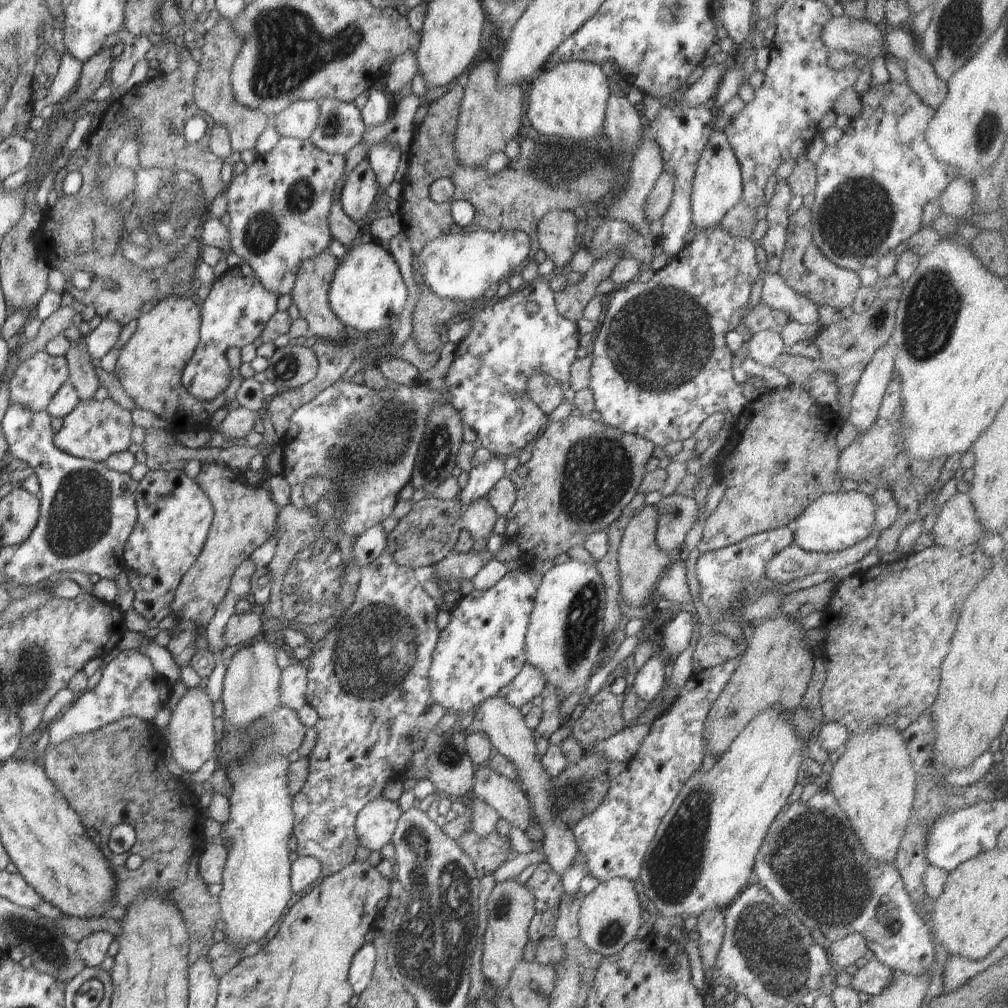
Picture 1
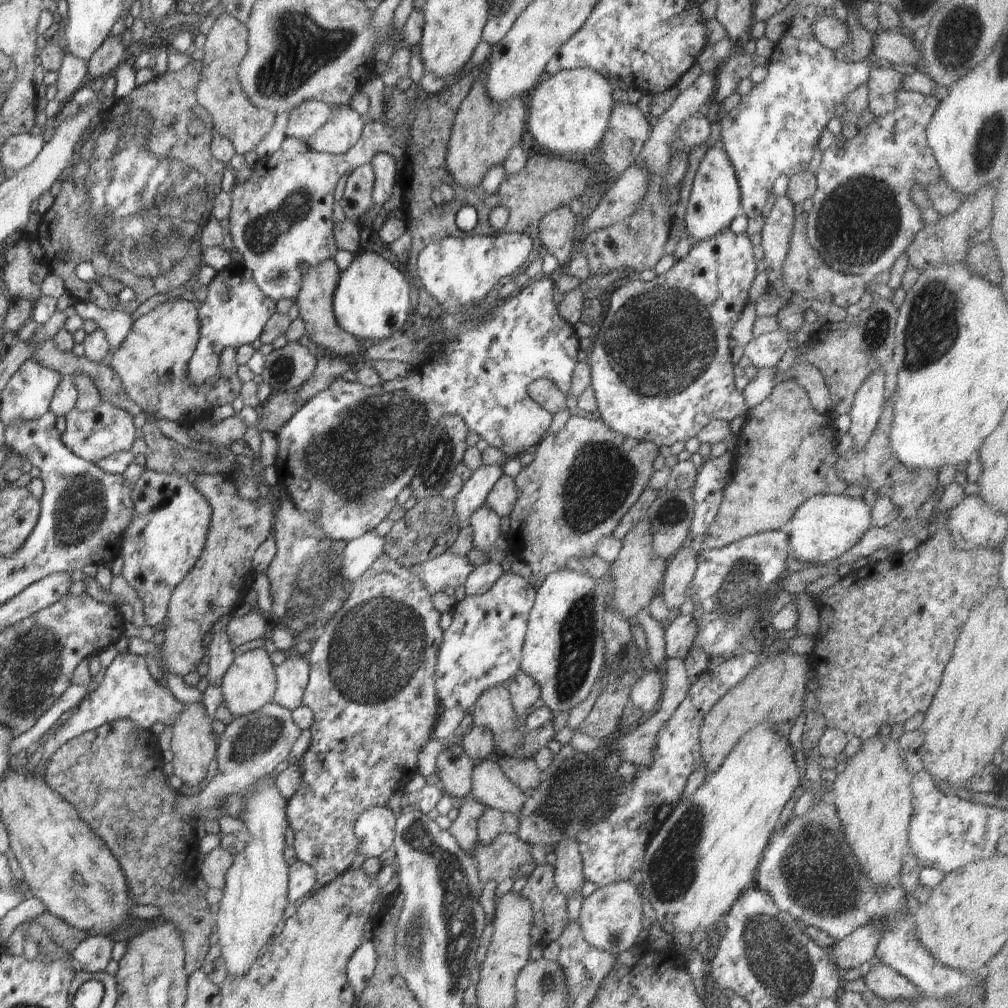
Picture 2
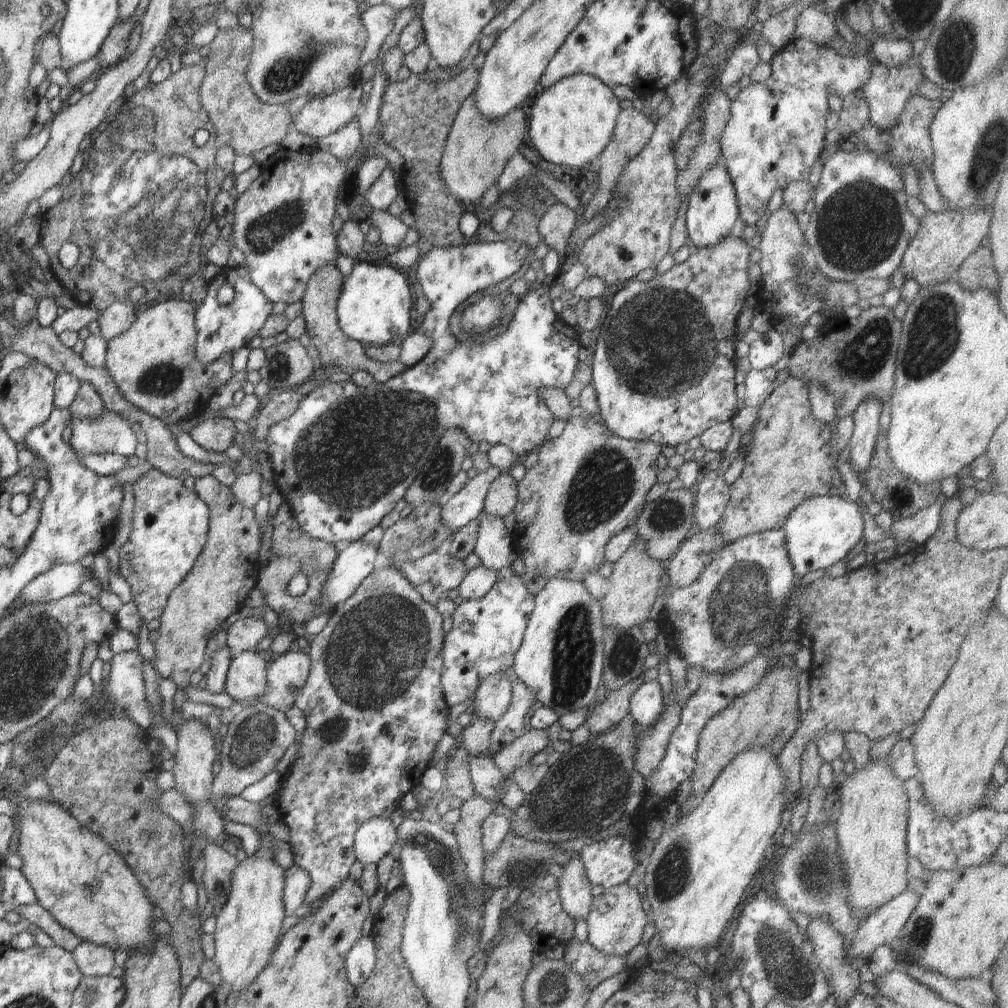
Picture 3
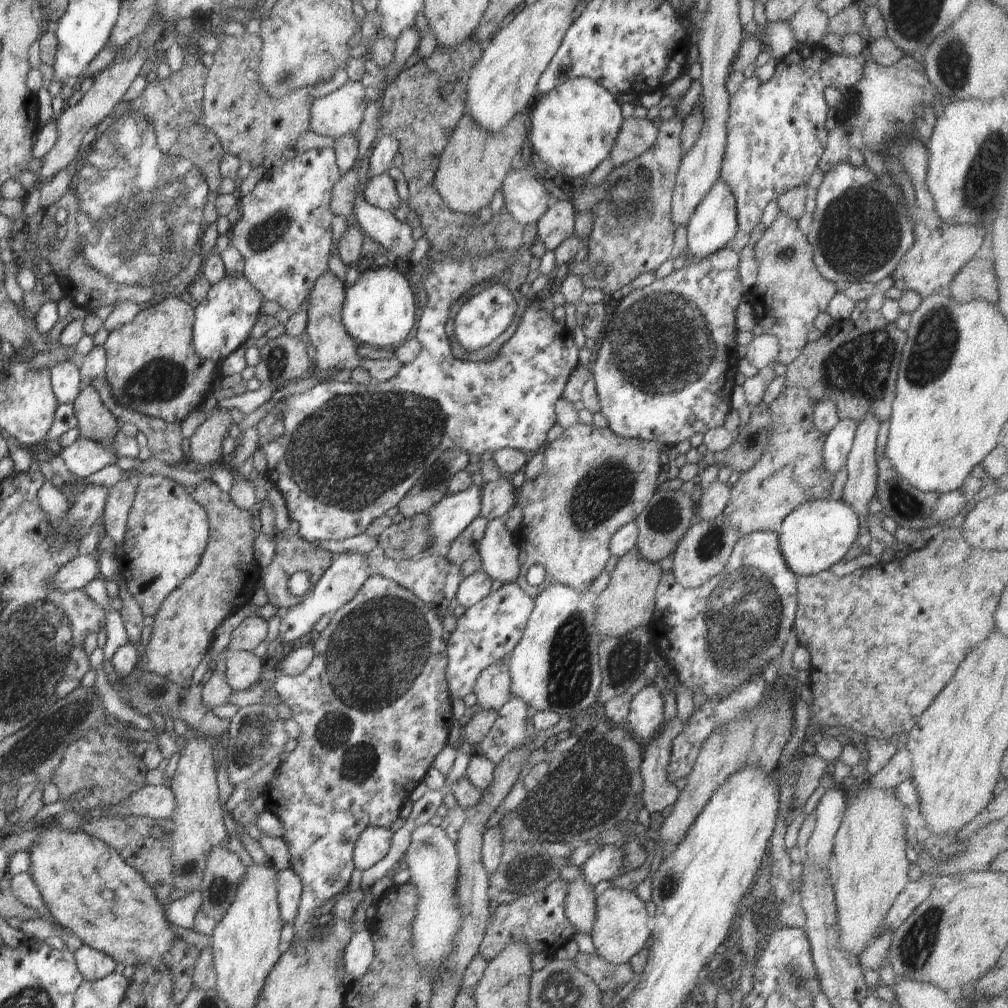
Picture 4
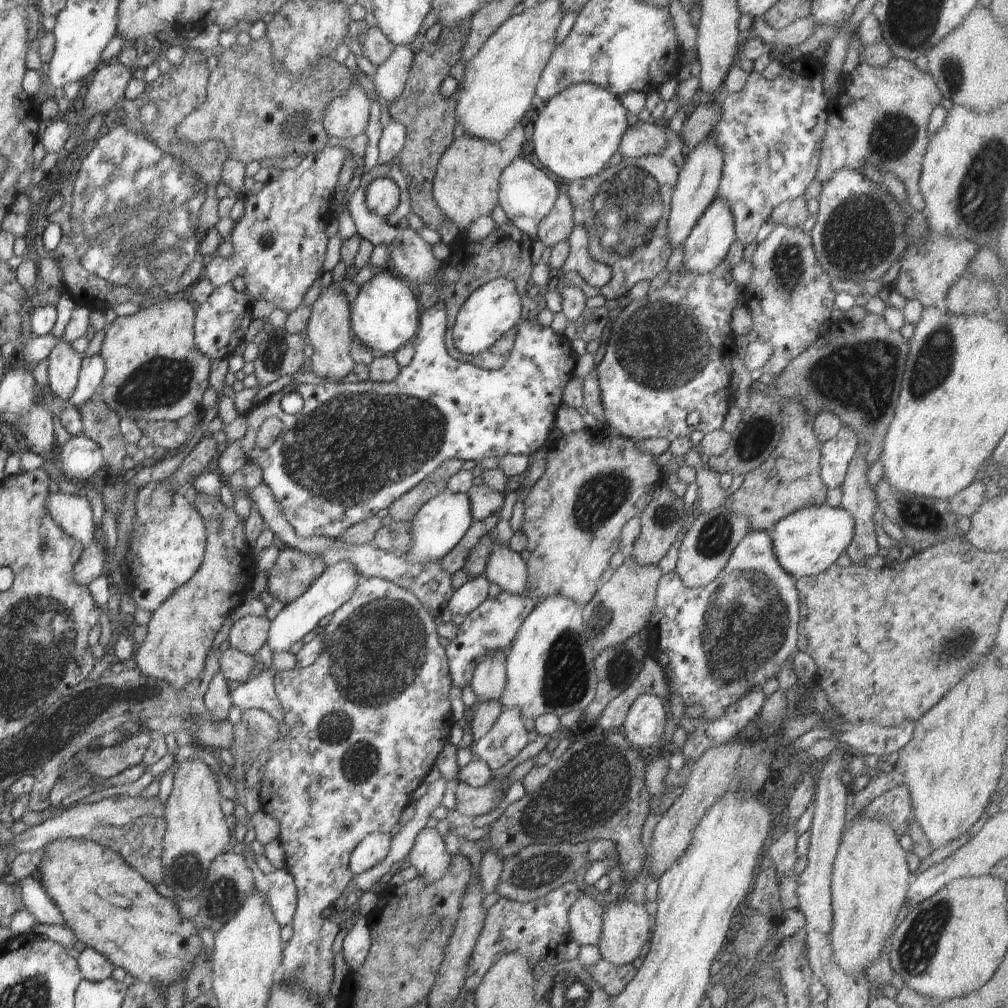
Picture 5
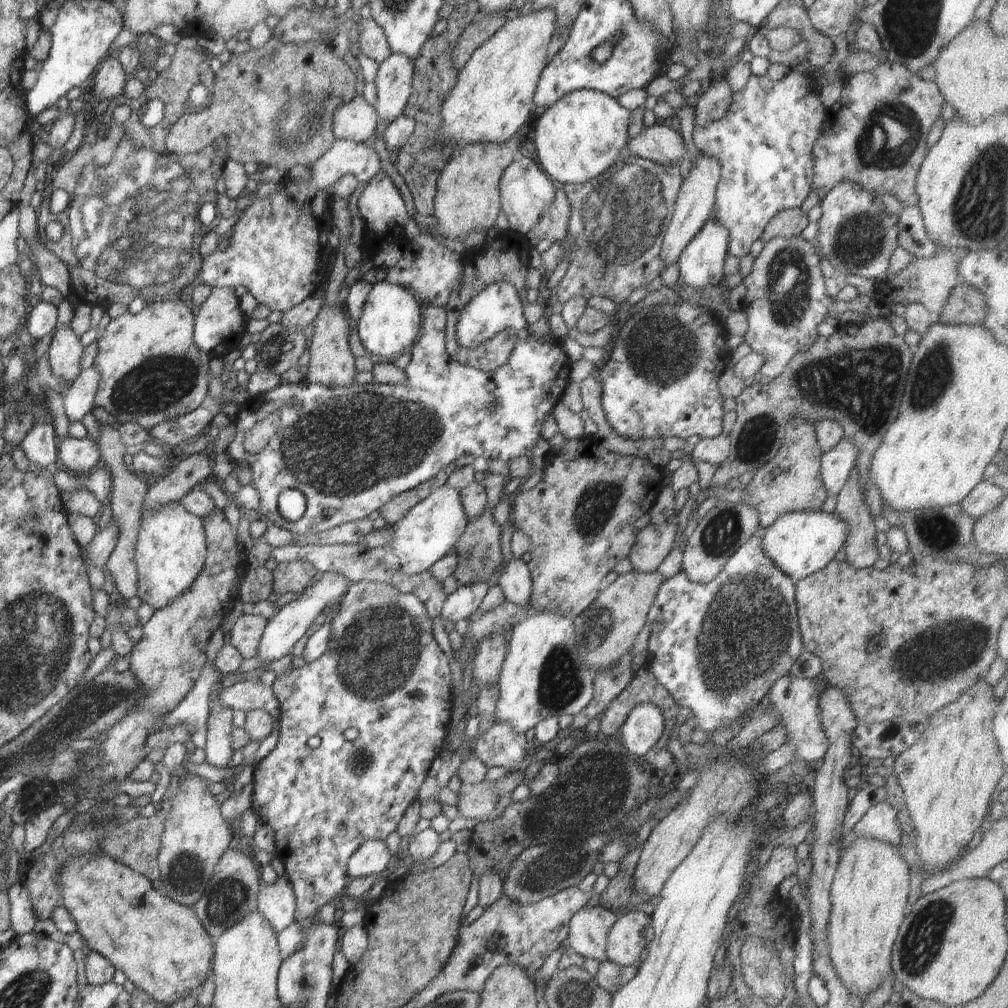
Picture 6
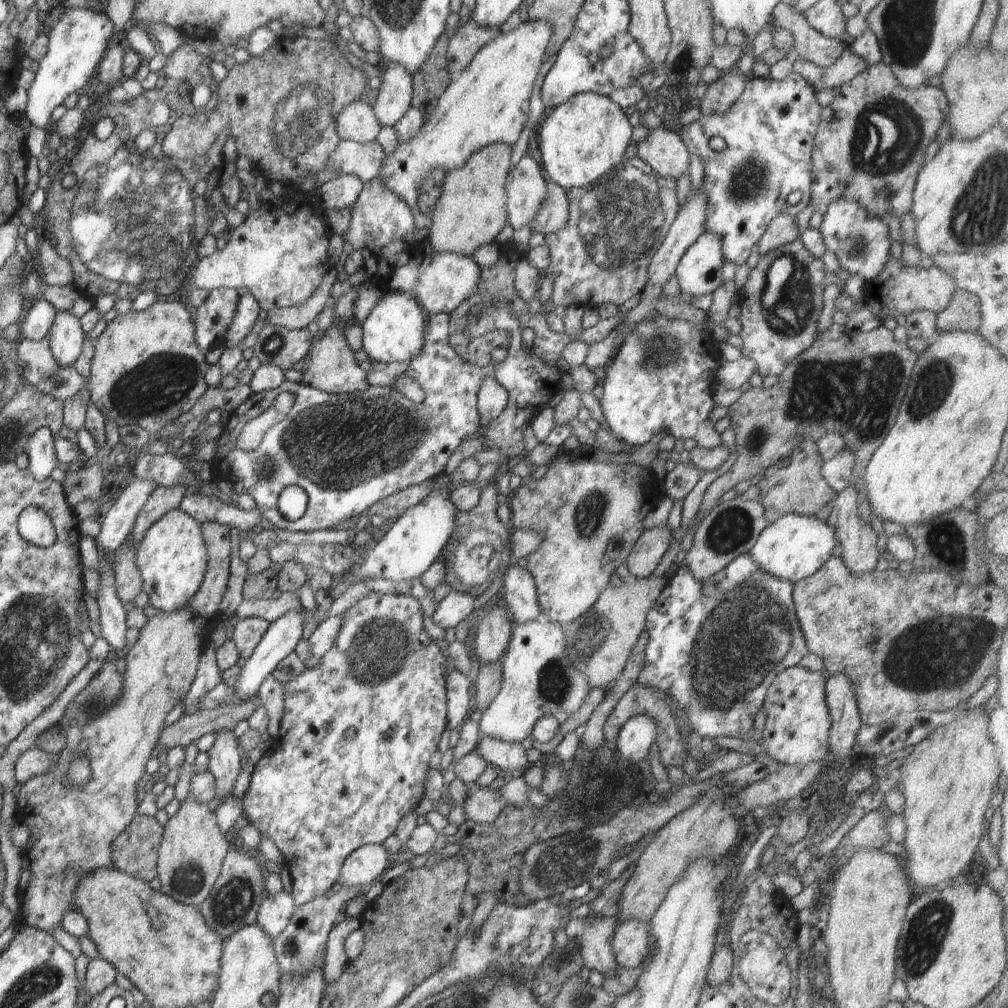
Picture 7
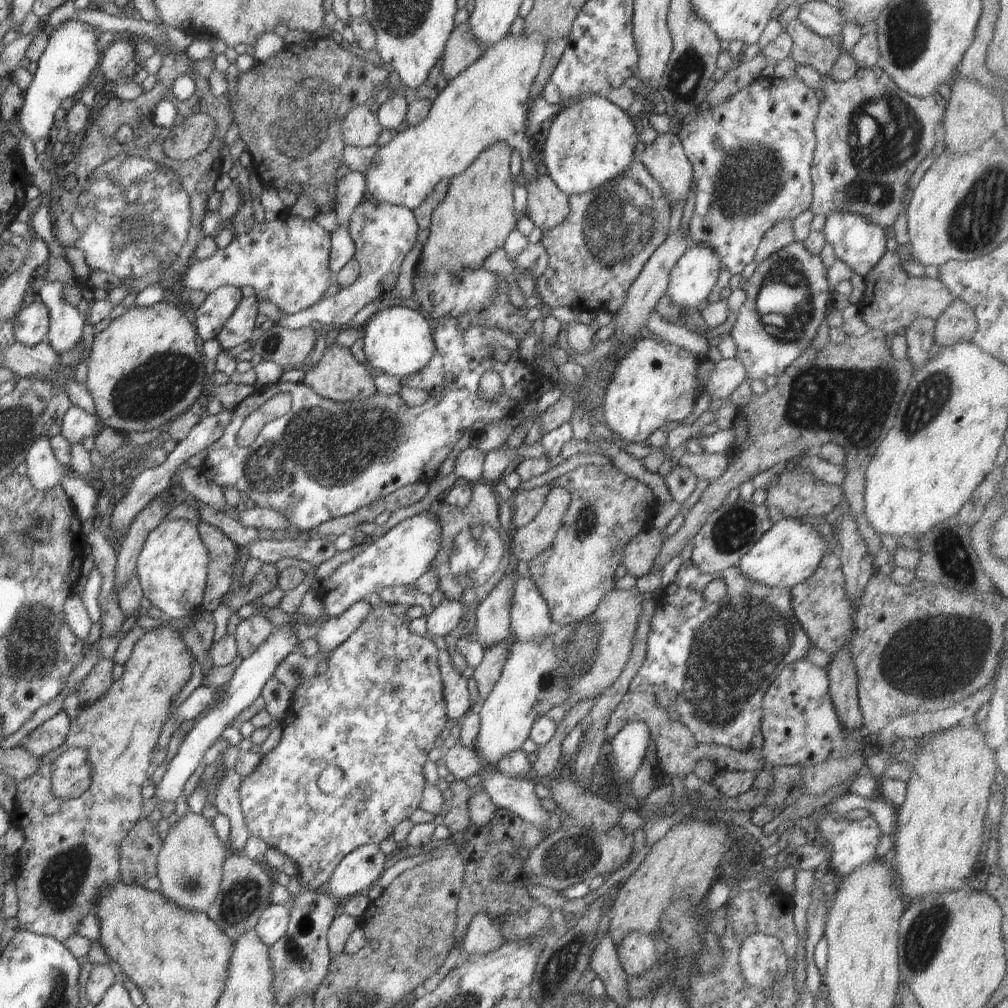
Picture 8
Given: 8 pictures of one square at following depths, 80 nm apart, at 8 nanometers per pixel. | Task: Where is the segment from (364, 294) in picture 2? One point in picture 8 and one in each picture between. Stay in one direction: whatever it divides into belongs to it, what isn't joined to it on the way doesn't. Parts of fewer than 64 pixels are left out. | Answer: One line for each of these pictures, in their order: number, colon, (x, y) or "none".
3: (374, 308)
4: (379, 310)
5: (385, 317)
6: (391, 320)
7: (394, 331)
8: (397, 340)

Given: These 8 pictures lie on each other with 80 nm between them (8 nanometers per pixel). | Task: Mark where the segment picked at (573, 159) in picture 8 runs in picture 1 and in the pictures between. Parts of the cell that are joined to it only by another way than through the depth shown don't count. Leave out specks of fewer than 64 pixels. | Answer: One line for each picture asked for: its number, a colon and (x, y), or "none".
1: (569, 100)
2: (569, 114)
3: (571, 123)
4: (573, 128)
5: (576, 133)
6: (577, 139)
7: (583, 139)

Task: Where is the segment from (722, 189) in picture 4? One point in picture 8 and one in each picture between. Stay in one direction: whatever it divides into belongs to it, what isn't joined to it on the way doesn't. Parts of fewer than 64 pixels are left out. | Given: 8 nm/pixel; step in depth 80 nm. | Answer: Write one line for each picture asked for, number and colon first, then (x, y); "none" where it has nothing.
5: (708, 245)
6: (701, 265)
7: (699, 272)
8: (694, 277)

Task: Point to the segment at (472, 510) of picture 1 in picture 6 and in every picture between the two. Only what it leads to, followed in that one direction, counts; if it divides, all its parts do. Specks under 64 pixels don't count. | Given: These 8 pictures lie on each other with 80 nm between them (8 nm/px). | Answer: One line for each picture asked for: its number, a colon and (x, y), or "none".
2: (486, 527)
3: (495, 548)
4: (499, 556)
5: (505, 568)
6: (514, 578)

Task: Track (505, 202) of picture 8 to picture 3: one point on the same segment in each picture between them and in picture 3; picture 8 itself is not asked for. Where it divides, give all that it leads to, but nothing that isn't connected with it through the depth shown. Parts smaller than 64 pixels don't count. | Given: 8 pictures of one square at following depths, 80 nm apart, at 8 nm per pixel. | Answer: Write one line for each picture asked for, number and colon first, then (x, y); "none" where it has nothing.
3: (476, 151)
4: (472, 166)
5: (466, 185)
6: (467, 200)
7: (471, 211)

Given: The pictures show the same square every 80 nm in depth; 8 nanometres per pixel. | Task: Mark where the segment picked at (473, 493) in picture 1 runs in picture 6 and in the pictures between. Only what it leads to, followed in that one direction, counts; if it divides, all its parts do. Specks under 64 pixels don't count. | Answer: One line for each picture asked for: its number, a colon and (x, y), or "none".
2: (474, 493)
3: (457, 510)
4: (454, 513)
5: (441, 523)
6: (430, 530)

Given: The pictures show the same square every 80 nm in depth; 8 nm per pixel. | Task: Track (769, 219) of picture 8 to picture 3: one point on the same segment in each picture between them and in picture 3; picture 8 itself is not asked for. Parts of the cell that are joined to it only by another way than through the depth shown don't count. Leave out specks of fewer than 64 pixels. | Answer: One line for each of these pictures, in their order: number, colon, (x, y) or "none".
3: (776, 131)
4: (776, 131)
5: (770, 132)
6: (764, 142)
7: (769, 131)

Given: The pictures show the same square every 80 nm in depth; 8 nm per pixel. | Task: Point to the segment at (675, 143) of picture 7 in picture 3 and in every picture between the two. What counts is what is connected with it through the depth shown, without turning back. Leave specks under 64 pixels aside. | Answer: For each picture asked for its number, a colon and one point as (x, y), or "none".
3: (633, 129)
4: (637, 135)
5: (645, 139)
6: (659, 143)

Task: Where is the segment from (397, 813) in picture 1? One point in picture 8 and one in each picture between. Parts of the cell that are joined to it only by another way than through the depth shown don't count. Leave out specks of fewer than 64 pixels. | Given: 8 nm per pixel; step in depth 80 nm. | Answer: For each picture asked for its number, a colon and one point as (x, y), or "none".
2: (375, 831)
3: (375, 839)
4: (372, 846)
5: (374, 848)
6: (371, 859)
7: (362, 868)
8: (360, 870)

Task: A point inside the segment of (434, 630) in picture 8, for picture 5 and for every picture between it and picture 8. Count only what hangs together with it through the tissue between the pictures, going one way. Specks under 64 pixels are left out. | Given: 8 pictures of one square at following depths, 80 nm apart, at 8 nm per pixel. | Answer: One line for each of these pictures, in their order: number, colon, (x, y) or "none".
5: (467, 598)
6: (463, 603)
7: (457, 606)

